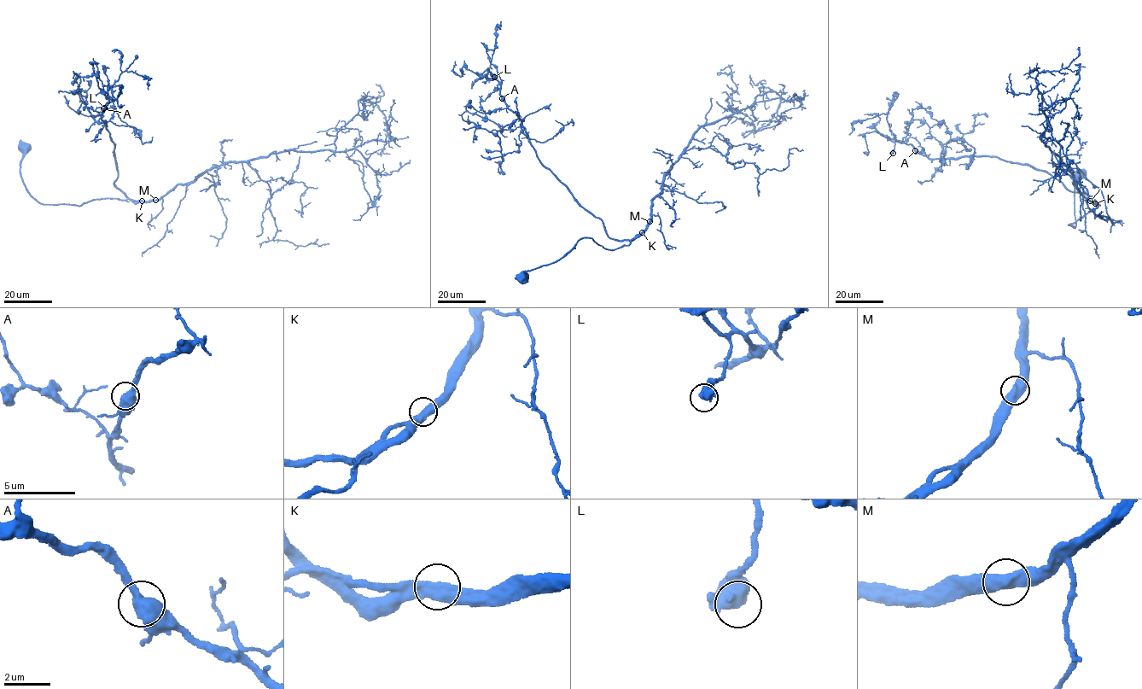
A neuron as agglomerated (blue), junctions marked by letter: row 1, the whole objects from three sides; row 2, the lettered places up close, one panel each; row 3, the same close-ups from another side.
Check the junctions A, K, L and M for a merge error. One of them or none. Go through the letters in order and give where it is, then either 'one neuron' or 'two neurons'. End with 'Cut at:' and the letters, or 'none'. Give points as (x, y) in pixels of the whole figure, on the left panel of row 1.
A: at (103, 108); one neuron
K: at (142, 201); one neuron
L: at (104, 108); one neuron
M: at (155, 200); one neuron
Cut at: none

